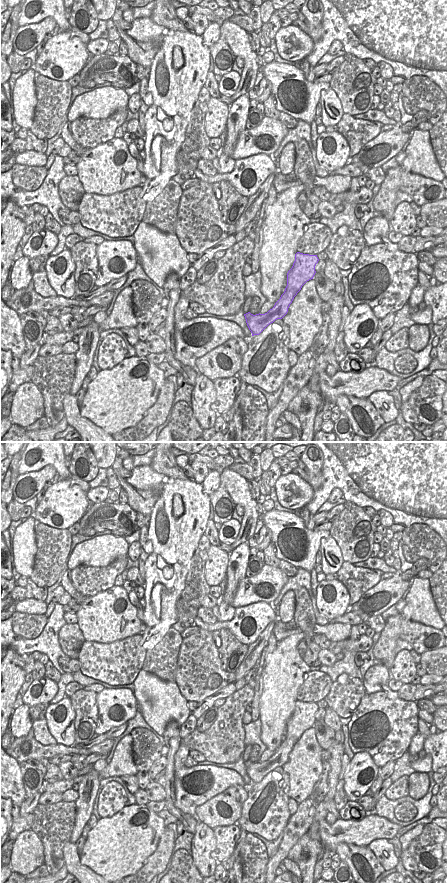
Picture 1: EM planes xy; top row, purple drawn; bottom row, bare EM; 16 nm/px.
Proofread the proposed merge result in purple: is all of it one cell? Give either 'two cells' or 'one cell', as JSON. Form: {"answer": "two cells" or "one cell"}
{"answer": "one cell"}

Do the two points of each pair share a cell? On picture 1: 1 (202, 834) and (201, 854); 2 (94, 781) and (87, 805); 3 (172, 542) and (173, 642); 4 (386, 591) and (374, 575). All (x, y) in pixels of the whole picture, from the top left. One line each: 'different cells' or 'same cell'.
1: same cell
2: same cell
3: different cells
4: different cells

